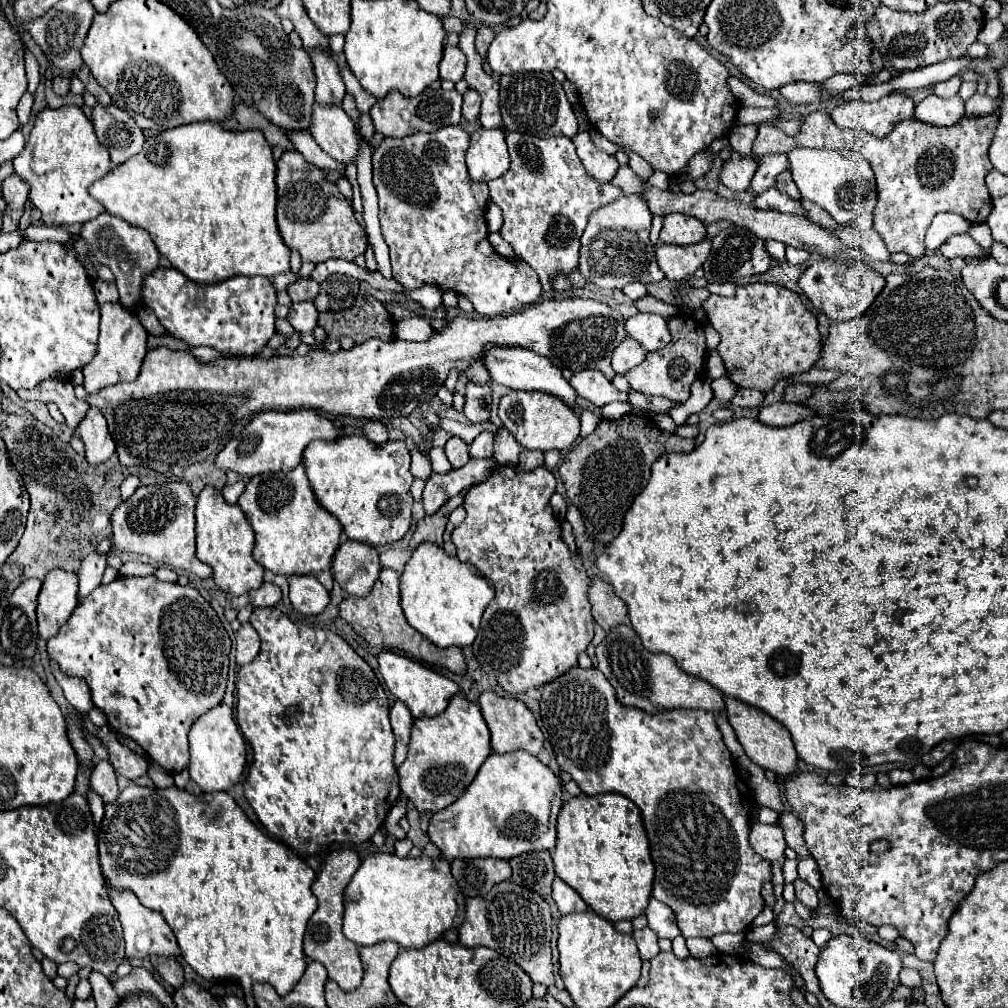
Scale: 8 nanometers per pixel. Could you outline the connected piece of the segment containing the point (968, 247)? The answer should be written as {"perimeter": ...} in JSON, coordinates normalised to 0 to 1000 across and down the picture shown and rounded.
{"perimeter":[[[949,232],[943,234],[934,246],[934,252],[938,256],[947,256],[953,254],[957,258],[977,258],[981,252],[977,246],[973,246],[961,232]]]}

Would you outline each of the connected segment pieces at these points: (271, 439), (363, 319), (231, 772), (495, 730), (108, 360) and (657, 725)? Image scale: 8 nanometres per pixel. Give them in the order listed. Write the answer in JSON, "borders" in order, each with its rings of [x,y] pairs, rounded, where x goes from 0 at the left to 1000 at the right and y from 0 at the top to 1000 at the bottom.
{"borders":[[[[297,407],[297,409],[257,409],[241,427],[237,433],[233,433],[227,440],[221,442],[219,448],[213,452],[213,462],[217,466],[231,466],[241,472],[255,472],[261,468],[279,468],[279,466],[291,466],[301,456],[301,446],[311,437],[332,437],[334,425],[330,419],[326,419],[322,413],[316,413],[309,407]]],[[[356,292],[352,302],[342,310],[318,312],[316,323],[324,329],[324,337],[338,337],[340,333],[356,341],[370,333],[380,339],[392,337],[390,315],[380,302],[366,292]]],[[[219,696],[217,700],[201,708],[199,714],[195,714],[195,718],[191,718],[188,726],[188,746],[189,774],[195,776],[201,786],[225,786],[227,782],[231,782],[239,774],[245,756],[243,734],[231,714],[231,702]]],[[[481,687],[475,692],[475,700],[479,706],[479,712],[485,720],[487,726],[487,744],[491,748],[503,748],[503,746],[511,746],[511,744],[521,744],[529,750],[535,750],[535,746],[539,744],[539,726],[533,720],[533,714],[529,710],[529,706],[511,692],[499,692],[491,687]]],[[[102,302],[100,304],[100,331],[98,331],[98,339],[96,339],[96,351],[88,361],[82,363],[84,389],[94,391],[108,381],[132,379],[138,371],[142,353],[146,349],[144,339],[146,339],[146,329],[138,321],[134,312],[130,312],[120,302]]],[[[568,663],[563,669],[555,671],[553,675],[541,679],[537,688],[539,688],[537,690],[537,712],[539,712],[541,722],[545,724],[545,732],[547,732],[547,738],[551,742],[555,762],[559,766],[563,766],[572,776],[576,786],[582,788],[582,790],[612,786],[612,788],[622,790],[624,794],[628,794],[634,800],[634,804],[638,808],[642,831],[644,831],[644,837],[646,837],[646,851],[648,851],[648,857],[650,857],[650,863],[652,863],[650,873],[648,873],[648,891],[662,897],[670,905],[676,929],[678,931],[686,931],[686,929],[707,931],[709,927],[715,927],[715,925],[739,925],[747,917],[749,909],[753,909],[755,903],[759,901],[755,881],[757,881],[759,875],[763,875],[767,871],[767,859],[765,859],[763,853],[751,849],[747,845],[747,841],[743,839],[747,788],[745,788],[745,782],[731,768],[731,760],[727,756],[725,746],[721,744],[721,740],[717,736],[715,724],[709,716],[709,710],[705,706],[699,706],[699,704],[662,704],[662,706],[656,706],[656,708],[648,710],[648,708],[642,708],[634,702],[616,700],[610,692],[608,681],[604,679],[604,675],[592,663],[584,663],[584,665]]]]}

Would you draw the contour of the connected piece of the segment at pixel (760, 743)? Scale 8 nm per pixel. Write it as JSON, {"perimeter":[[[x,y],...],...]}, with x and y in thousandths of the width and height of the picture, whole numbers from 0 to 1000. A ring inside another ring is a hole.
{"perimeter":[[[719,690],[719,698],[721,698],[721,714],[727,720],[731,734],[735,736],[739,748],[757,764],[765,764],[777,772],[787,770],[791,766],[791,746],[789,746],[787,734],[785,734],[783,726],[779,724],[779,720],[775,720],[771,714],[767,714],[759,706],[753,706],[747,700],[735,698],[729,692]]]}

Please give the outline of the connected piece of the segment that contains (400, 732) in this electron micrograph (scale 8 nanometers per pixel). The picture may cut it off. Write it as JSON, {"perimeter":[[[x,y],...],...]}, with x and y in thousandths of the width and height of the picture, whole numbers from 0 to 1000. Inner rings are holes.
{"perimeter":[[[396,694],[388,702],[388,720],[392,728],[392,760],[396,762],[404,750],[404,742],[408,734],[408,720],[410,720],[410,710],[406,702]]]}

